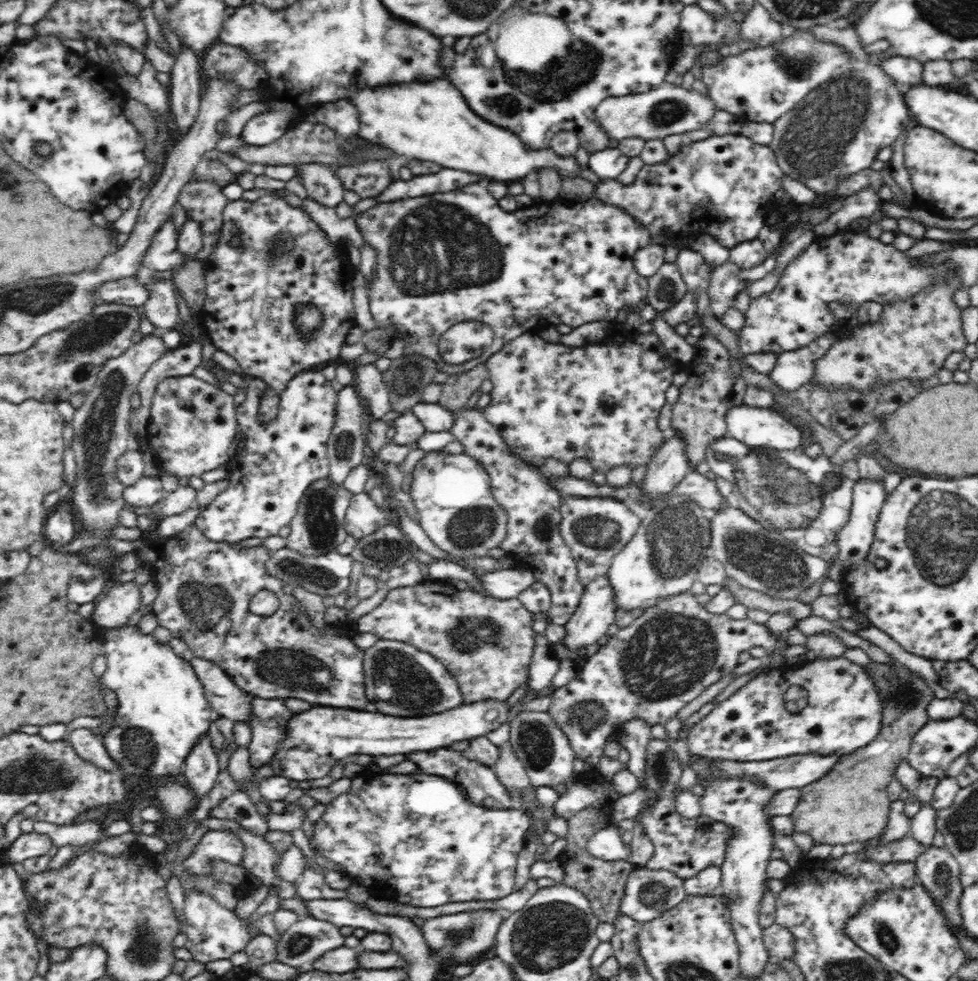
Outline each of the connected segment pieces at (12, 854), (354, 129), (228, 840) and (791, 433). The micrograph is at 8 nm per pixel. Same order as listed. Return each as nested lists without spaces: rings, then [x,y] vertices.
[[[37,832],[22,833],[12,844],[2,852],[1,862],[13,864],[23,863],[27,858],[36,858],[49,854],[52,848],[52,839],[46,834]]]
[[[348,100],[320,104],[312,112],[318,123],[326,125],[344,138],[357,136],[360,132],[358,109],[354,108],[354,104]]]
[[[228,828],[209,830],[196,845],[196,850],[183,862],[180,868],[186,869],[191,876],[212,878],[211,865],[214,860],[223,860],[228,864],[241,865],[245,853],[243,842]]]
[[[746,404],[728,410],[728,413],[726,414],[726,423],[728,437],[742,442],[750,451],[762,452],[764,449],[768,448],[780,451],[797,450],[797,448],[800,448],[803,443],[803,435],[805,433],[803,428],[797,422],[788,422],[788,420],[785,420],[785,418],[778,414],[776,410],[752,408],[748,407]]]

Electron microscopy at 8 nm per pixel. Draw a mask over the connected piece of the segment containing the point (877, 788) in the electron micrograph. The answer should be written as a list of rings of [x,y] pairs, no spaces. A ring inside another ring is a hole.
[[[892,659],[886,664],[872,661],[865,666],[865,671],[870,674],[874,681],[882,703],[881,731],[870,744],[854,750],[853,753],[841,756],[839,761],[828,771],[828,774],[820,780],[807,784],[801,788],[798,804],[789,814],[791,816],[793,832],[804,832],[813,838],[815,844],[843,844],[849,848],[861,843],[876,840],[884,831],[890,812],[890,801],[886,787],[894,780],[894,772],[898,764],[907,758],[910,752],[910,744],[914,734],[931,718],[928,716],[928,704],[935,698],[934,690],[930,688],[928,681],[921,678],[914,671],[905,668],[898,661]]]

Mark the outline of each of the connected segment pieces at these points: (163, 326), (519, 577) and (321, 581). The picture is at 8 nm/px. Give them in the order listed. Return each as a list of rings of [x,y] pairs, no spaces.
[[[144,276],[144,283],[149,295],[140,308],[147,319],[160,331],[178,328],[178,302],[172,280],[152,279]]]
[[[510,568],[487,571],[479,576],[484,590],[494,598],[510,600],[517,598],[518,594],[532,586],[537,579],[533,570]]]
[[[282,548],[281,550],[270,552],[270,558],[266,560],[266,573],[276,577],[284,584],[298,584],[308,592],[323,596],[338,596],[340,592],[348,590],[350,586],[350,572],[354,559],[350,555],[342,555],[337,552],[328,552],[320,556],[303,556],[293,549]]]

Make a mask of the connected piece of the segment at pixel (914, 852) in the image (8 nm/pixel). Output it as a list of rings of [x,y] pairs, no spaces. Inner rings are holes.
[[[912,836],[896,842],[886,842],[886,844],[870,843],[868,848],[864,848],[864,855],[868,859],[880,863],[894,861],[915,861],[920,854],[926,851],[927,846],[912,839]]]

